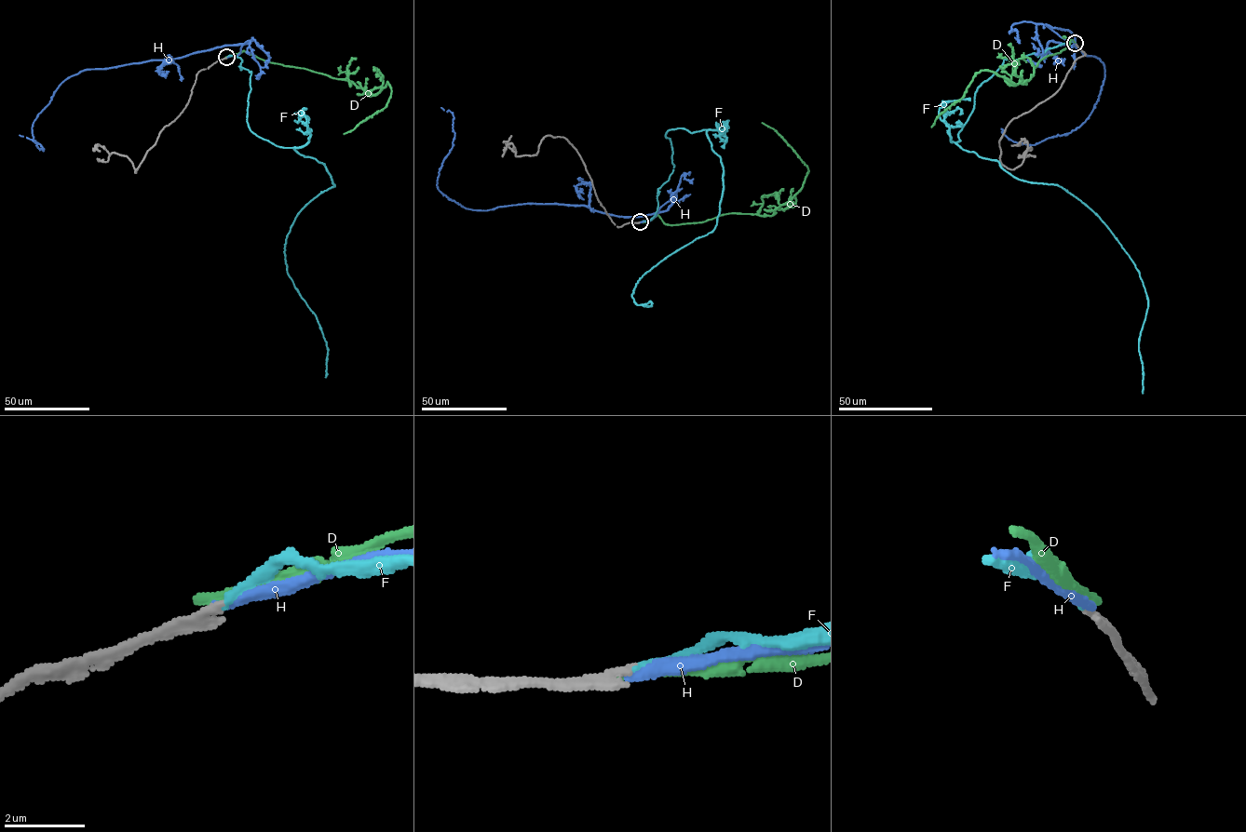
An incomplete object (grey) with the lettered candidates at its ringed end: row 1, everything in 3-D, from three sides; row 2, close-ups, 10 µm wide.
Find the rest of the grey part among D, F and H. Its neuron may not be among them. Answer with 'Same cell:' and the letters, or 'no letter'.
Same cell: F

